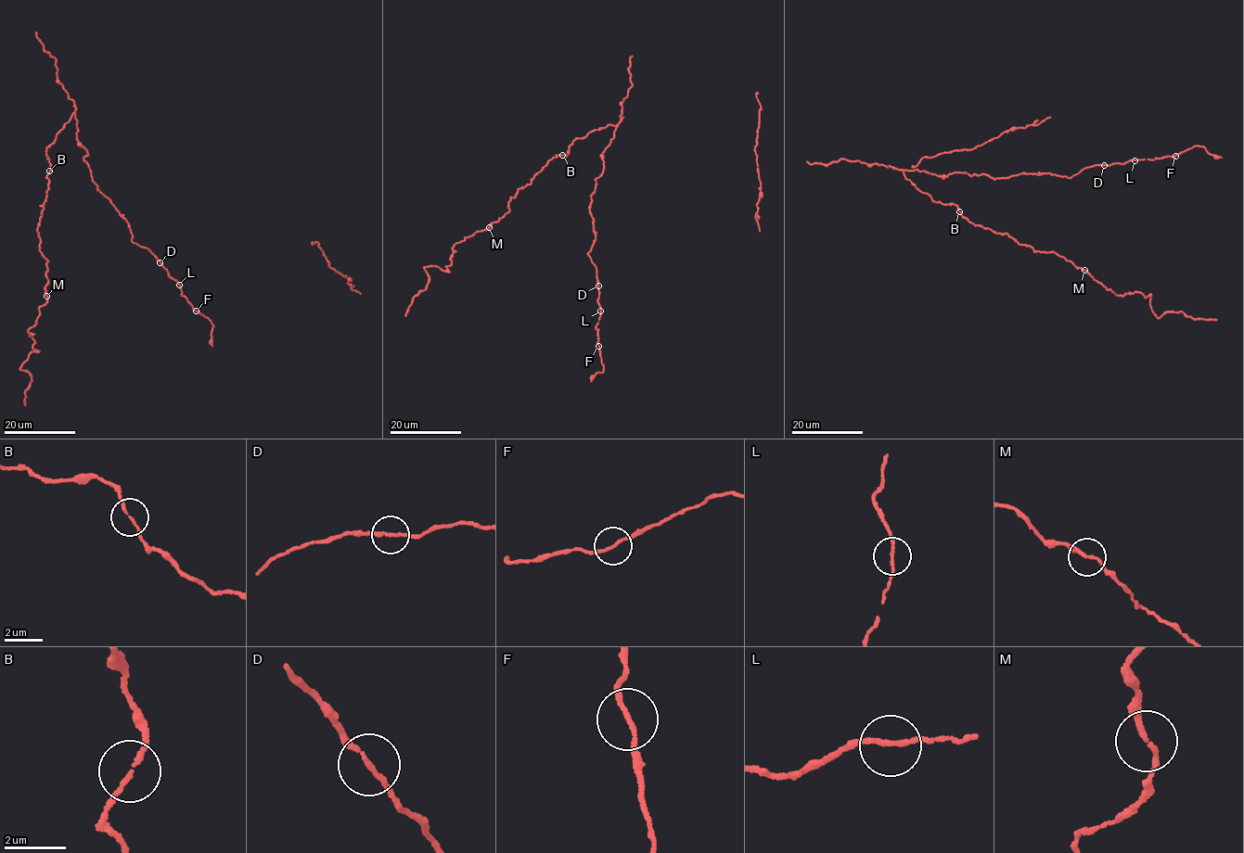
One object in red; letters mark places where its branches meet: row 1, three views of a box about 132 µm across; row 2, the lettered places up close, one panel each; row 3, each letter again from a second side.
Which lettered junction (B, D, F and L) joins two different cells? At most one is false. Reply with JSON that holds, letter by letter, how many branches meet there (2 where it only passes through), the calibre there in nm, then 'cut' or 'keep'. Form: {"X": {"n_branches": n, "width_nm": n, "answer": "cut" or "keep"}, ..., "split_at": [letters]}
{"B": {"n_branches": 2, "width_nm": 130, "answer": "keep"}, "D": {"n_branches": 2, "width_nm": 130, "answer": "keep"}, "F": {"n_branches": 2, "width_nm": 130, "answer": "keep"}, "L": {"n_branches": 2, "width_nm": 130, "answer": "keep"}, "split_at": []}

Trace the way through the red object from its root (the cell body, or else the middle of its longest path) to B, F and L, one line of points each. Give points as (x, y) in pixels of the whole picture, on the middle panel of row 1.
B: (590, 197), (595, 179), (603, 171), (602, 152), (616, 126), (611, 124), (575, 139), (569, 154), (562, 155)
F: (590, 197), (596, 239), (588, 255), (596, 268), (599, 290), (598, 346)
L: (590, 197), (590, 213), (596, 239), (588, 255), (596, 268), (600, 311)

